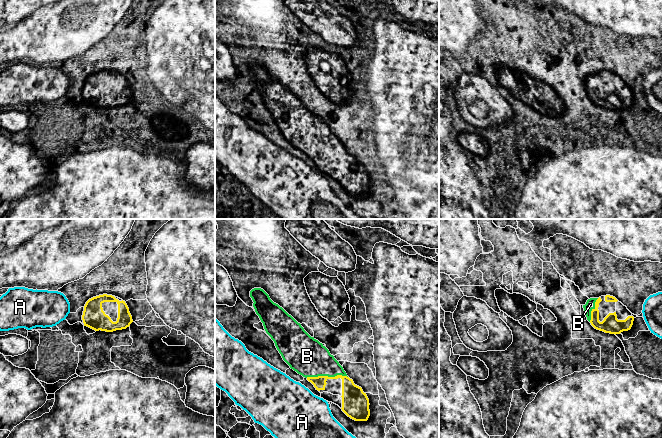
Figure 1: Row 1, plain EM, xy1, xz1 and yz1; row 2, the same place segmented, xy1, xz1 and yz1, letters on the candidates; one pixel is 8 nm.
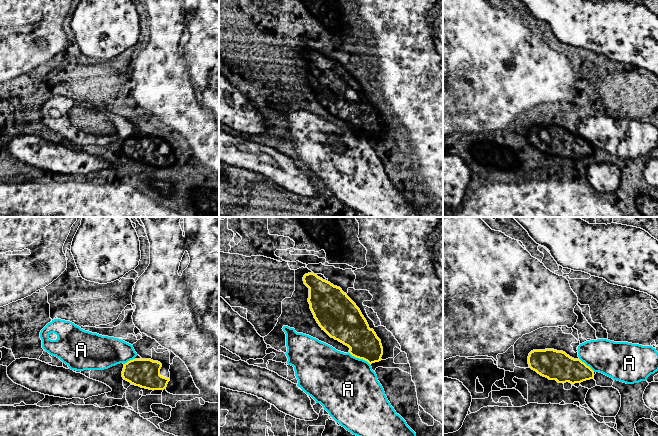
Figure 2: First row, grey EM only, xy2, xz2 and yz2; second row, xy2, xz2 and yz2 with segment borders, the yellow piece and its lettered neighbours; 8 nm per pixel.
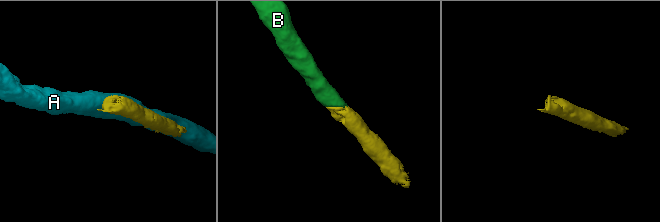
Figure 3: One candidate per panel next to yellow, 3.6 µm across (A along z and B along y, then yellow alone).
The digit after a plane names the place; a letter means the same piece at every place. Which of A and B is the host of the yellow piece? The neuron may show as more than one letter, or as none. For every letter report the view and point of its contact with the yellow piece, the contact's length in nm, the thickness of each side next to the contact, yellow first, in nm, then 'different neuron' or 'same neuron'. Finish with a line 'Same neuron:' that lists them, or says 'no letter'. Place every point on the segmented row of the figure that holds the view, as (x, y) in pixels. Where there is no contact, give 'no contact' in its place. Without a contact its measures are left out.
A: meets yellow in xz2 at (359, 358); contact 220 nm long; 280 nm thick on the yellow side, 500 nm on the other; different neuron
B: meets yellow in xz1 at (326, 376); contact 340 nm long; 160 nm thick on the yellow side, 300 nm on the other; same neuron
Same neuron: B

